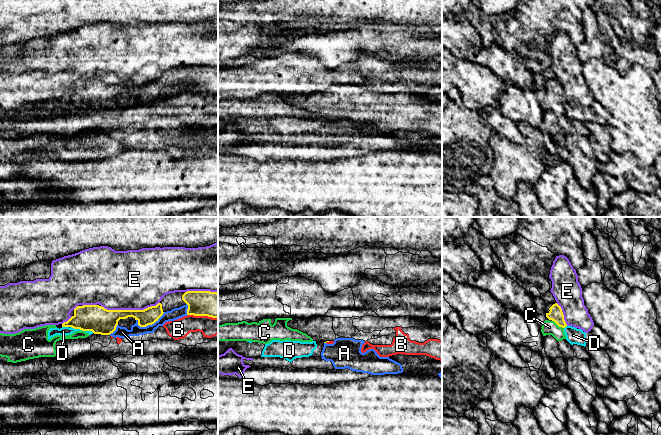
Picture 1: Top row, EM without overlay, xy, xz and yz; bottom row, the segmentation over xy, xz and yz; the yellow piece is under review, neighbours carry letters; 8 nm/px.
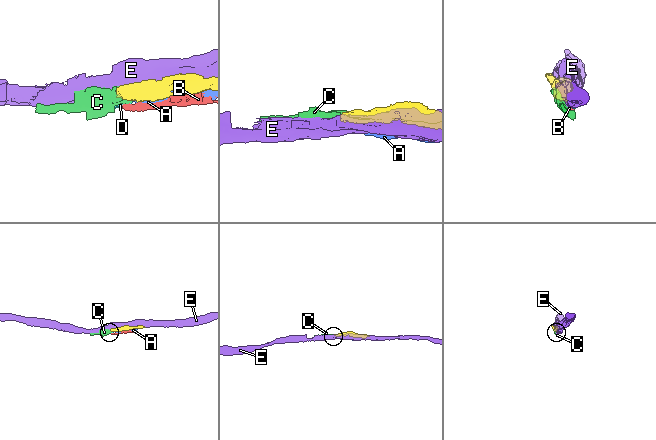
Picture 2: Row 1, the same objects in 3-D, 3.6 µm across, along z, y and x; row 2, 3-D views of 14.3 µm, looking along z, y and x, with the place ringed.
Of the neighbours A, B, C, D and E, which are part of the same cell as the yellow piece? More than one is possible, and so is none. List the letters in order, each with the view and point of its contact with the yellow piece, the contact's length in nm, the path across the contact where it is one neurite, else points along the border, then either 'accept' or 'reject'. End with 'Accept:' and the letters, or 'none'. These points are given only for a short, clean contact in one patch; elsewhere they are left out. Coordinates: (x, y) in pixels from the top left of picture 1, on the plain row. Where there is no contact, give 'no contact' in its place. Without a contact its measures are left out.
A: contact xy (150, 100); length 240 nm; reject
B: contact xy (202, 91); length 260 nm; reject
C: contact yz (558, 101); length 120 nm; way yz (555, 90), (558, 101), (549, 103); accept
D: contact xy (76, 104); length 110 nm; border xy (70, 102), (82, 106); reject
E: contact xy (130, 86); length 480 nm; reject
Accept: C

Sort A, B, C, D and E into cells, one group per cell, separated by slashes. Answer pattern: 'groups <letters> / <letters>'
groups A D / B / C / E

